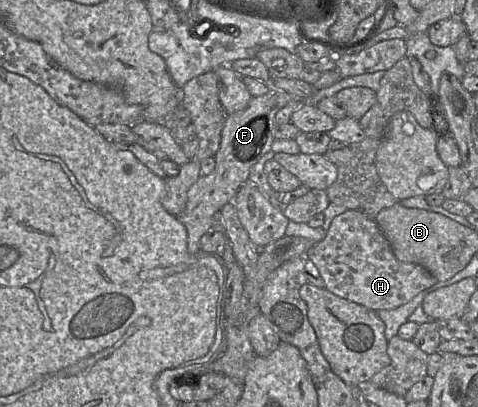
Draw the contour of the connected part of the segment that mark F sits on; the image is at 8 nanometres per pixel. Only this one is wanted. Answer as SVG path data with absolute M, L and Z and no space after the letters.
M276 88L258 97L252 97L249 105L231 115L228 115L222 130L220 148L216 153L216 167L213 173L200 176L187 193L187 204L182 213L175 216L181 222L188 235L187 249L190 254L200 252L200 239L214 225L214 215L232 203L238 190L249 180L251 169L260 158L272 150L275 140L275 116L277 112L294 100L300 100L295 95Z

